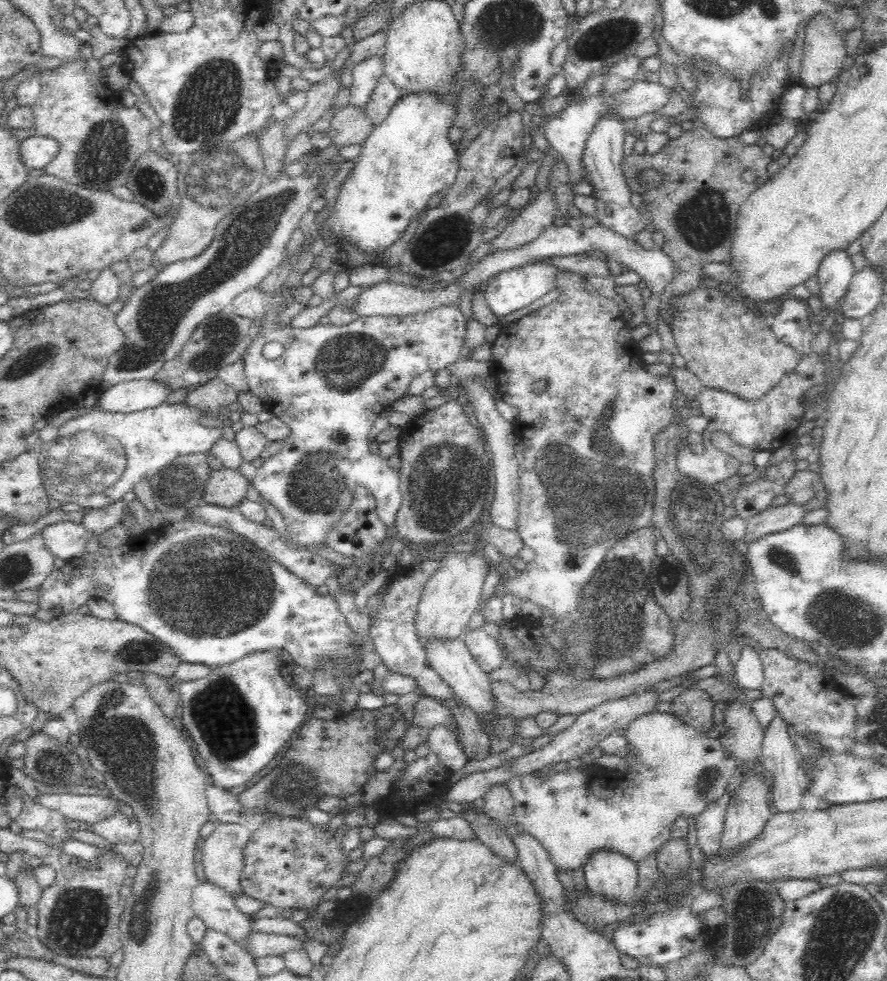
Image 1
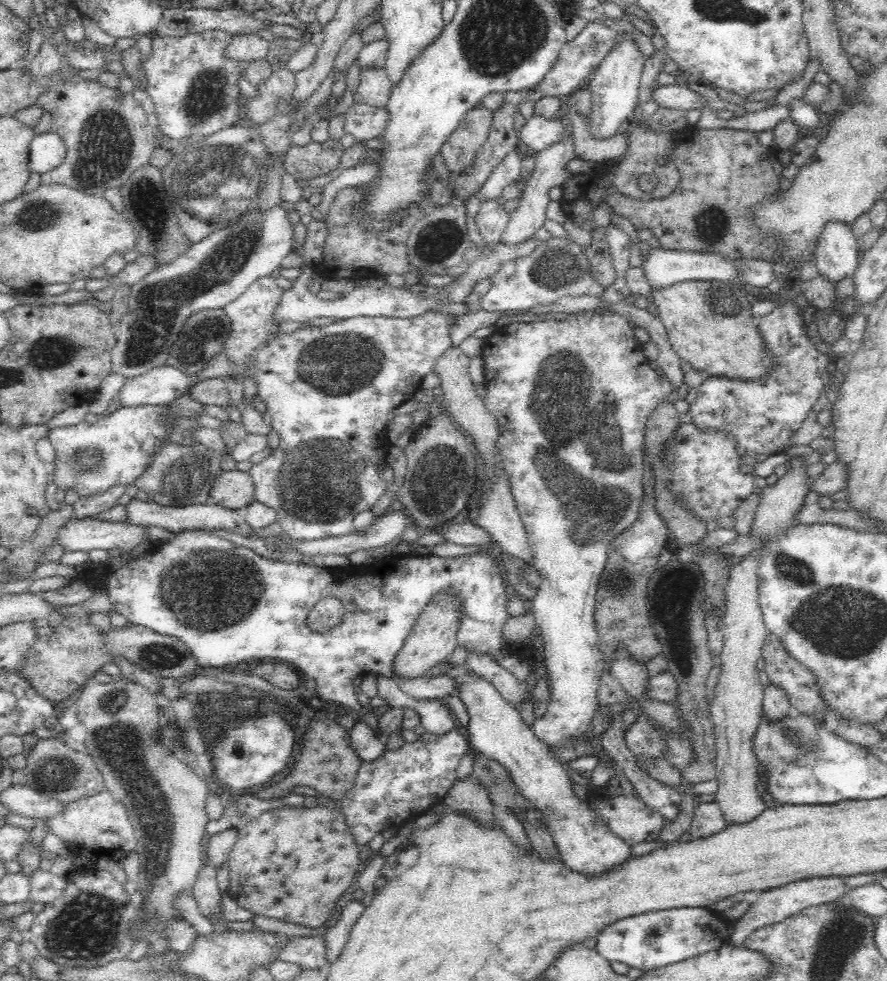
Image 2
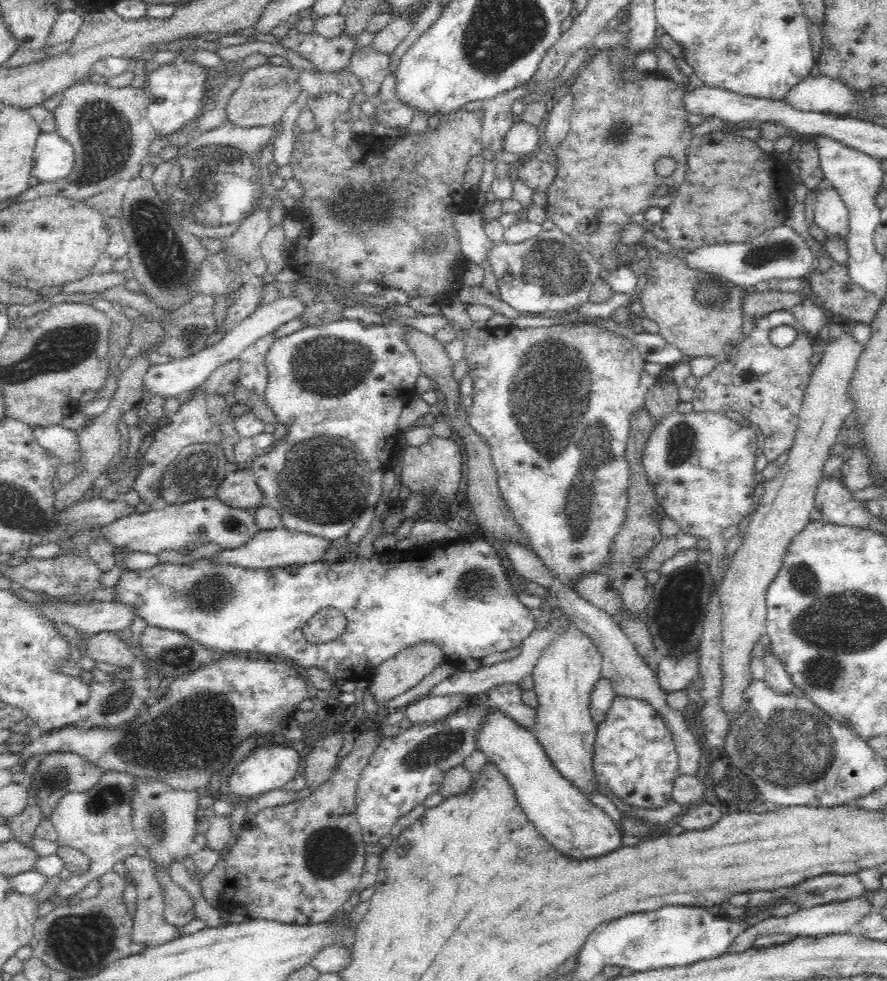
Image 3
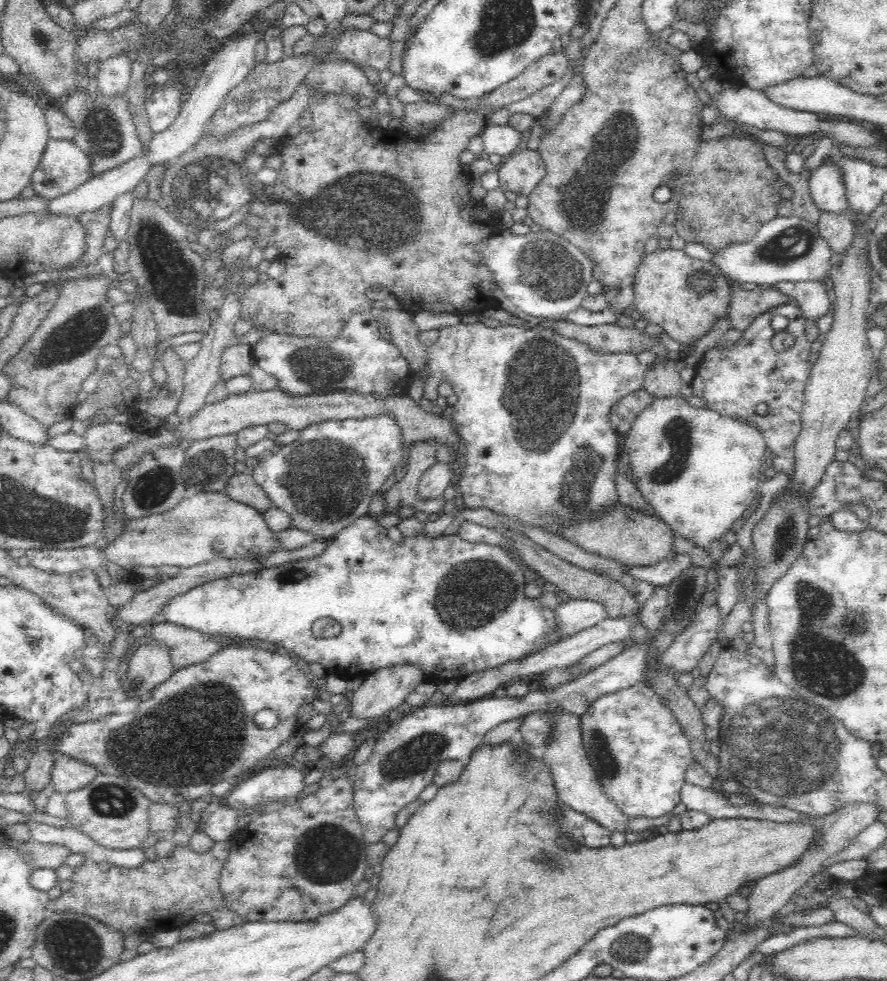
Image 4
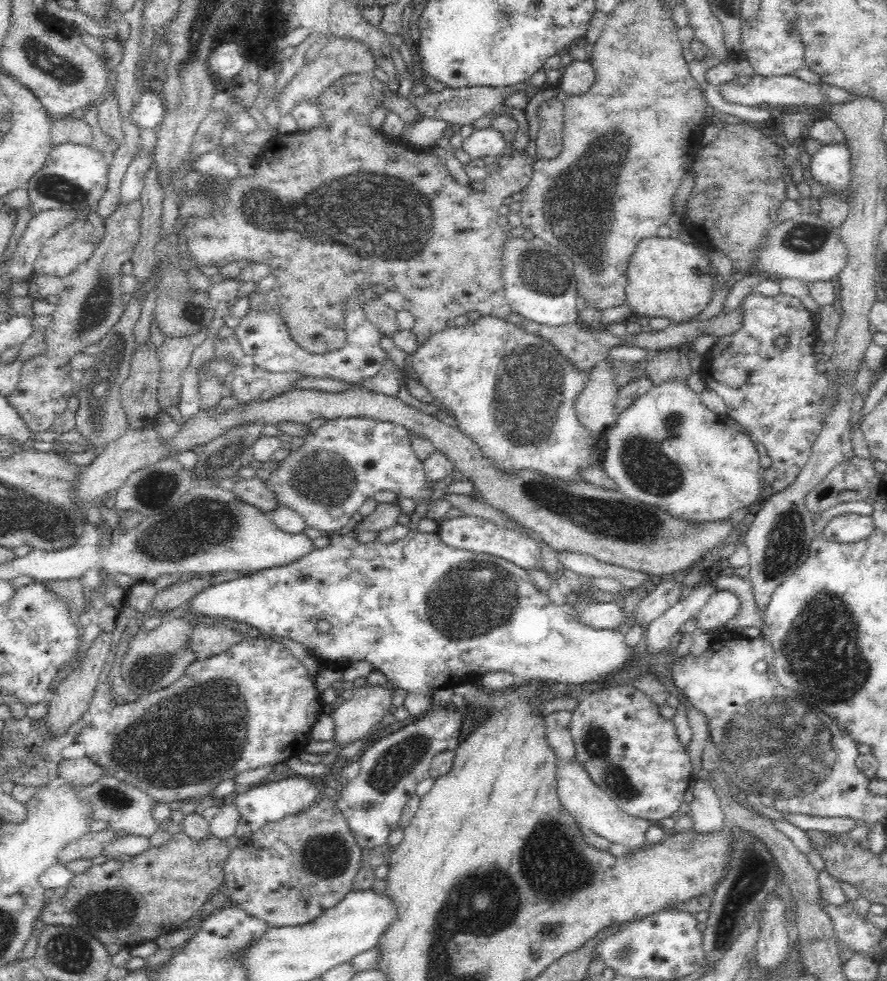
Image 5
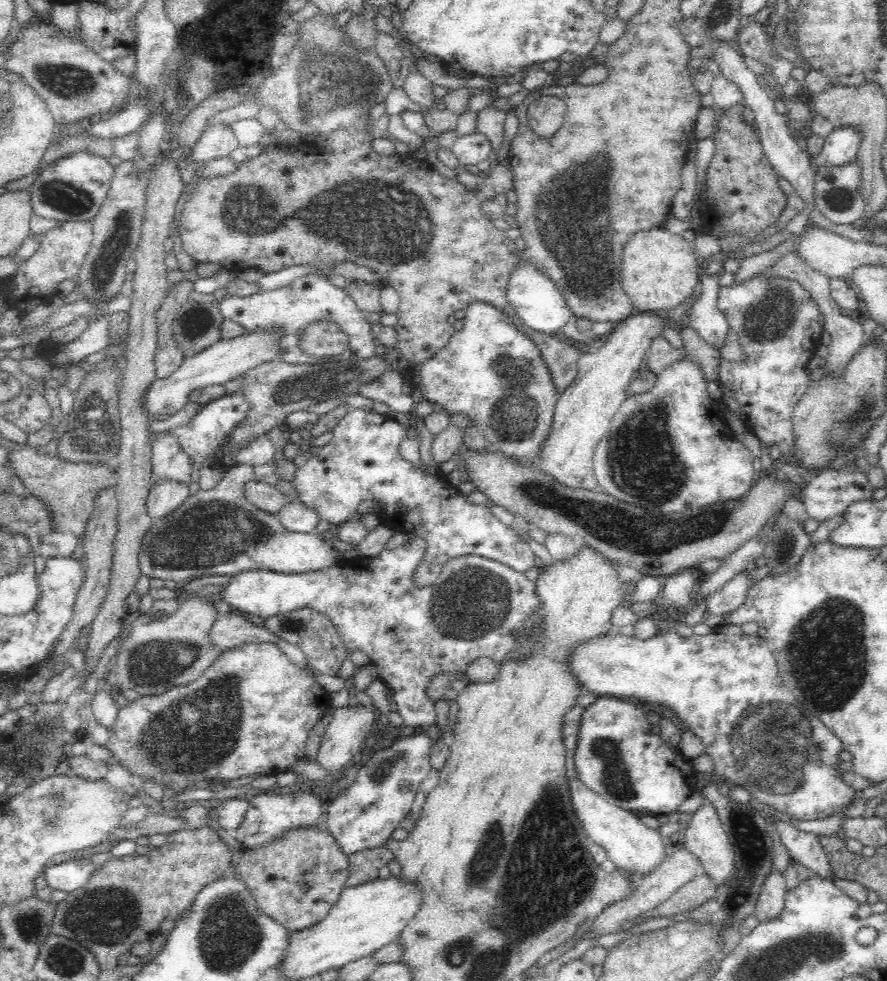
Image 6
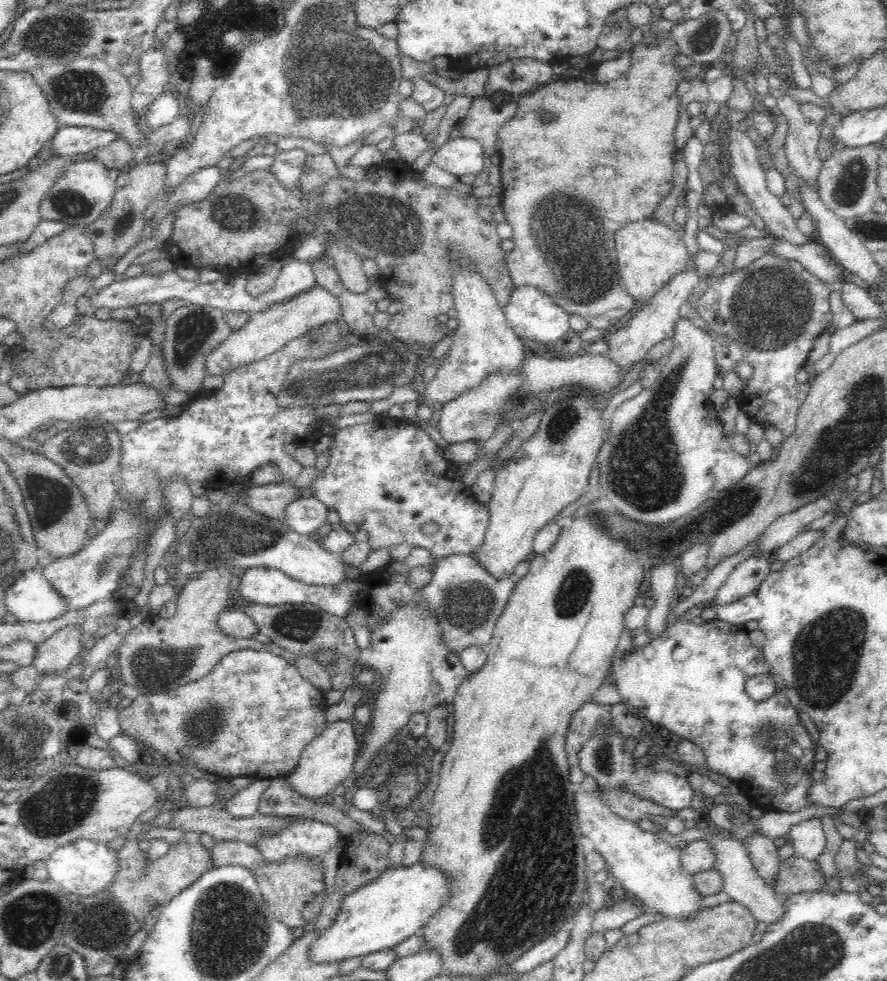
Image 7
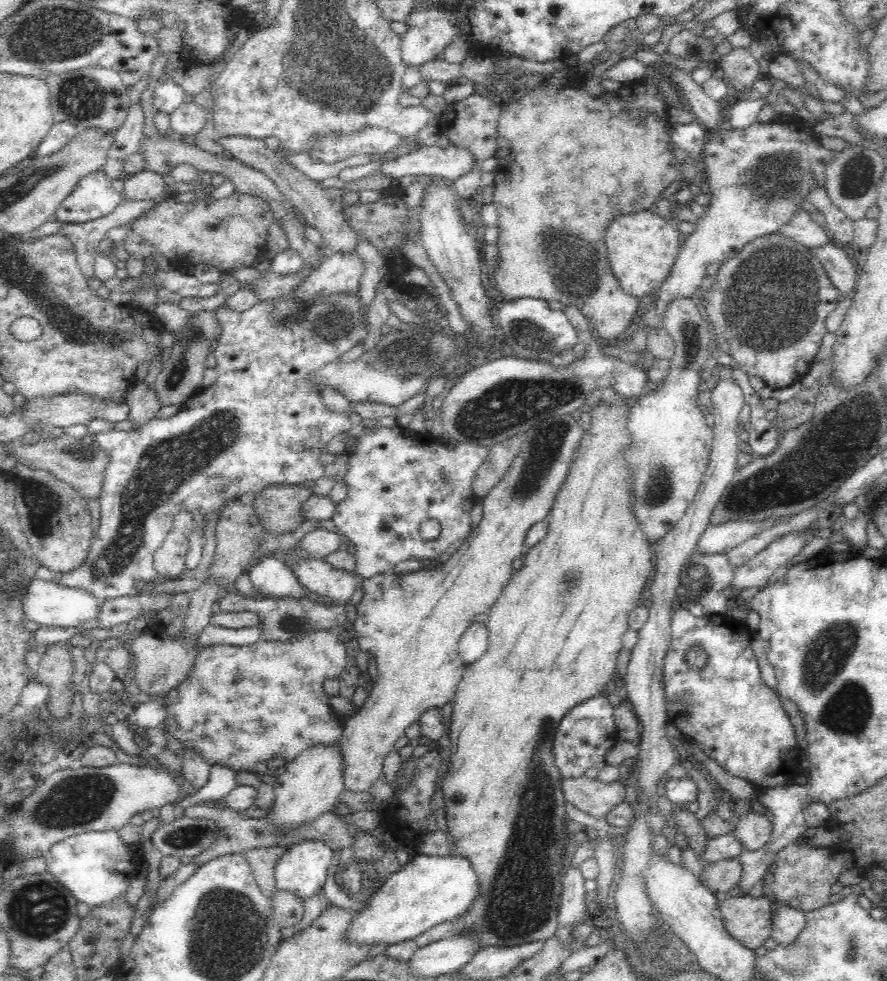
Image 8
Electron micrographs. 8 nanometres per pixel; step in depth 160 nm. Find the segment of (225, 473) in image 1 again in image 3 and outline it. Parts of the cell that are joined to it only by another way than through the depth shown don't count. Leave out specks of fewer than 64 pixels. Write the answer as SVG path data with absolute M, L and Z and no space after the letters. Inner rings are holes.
M250 468L230 469L217 488L217 497L224 504L251 511L262 506L265 500Z

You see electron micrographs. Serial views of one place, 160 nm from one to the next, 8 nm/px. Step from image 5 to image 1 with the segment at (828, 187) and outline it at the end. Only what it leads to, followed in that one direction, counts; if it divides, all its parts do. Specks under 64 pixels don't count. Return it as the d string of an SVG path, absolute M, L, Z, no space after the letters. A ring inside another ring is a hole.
M844 248L828 252L817 271L821 291L813 304L822 304L834 314L855 272L852 258Z

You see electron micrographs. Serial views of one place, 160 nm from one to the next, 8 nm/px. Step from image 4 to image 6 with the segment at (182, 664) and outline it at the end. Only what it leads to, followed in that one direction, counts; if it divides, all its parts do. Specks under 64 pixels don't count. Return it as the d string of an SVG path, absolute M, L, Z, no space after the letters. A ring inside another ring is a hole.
M235 610L219 614L217 622L212 626L210 639L220 651L228 651L244 644L275 643L281 640L265 627L260 628L249 622Z

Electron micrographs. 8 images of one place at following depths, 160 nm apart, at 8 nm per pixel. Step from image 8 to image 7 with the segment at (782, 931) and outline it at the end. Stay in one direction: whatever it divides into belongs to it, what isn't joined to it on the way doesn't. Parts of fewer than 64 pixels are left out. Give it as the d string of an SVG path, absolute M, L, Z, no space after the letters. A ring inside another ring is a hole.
M707 835L705 839L713 851L717 852L715 869L722 874L722 879L724 879L723 891L732 900L749 908L758 922L765 922L768 926L780 922L785 913L783 901L777 898L771 886L767 886L763 882L750 857L748 857L744 844L734 838L724 839L721 835Z

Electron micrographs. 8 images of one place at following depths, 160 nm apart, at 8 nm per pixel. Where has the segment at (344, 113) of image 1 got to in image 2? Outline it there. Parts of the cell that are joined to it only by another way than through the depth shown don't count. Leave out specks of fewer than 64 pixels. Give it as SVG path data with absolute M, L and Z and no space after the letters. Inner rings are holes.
M353 103L346 111L344 130L355 140L367 141L380 138L388 126L390 114L386 106Z

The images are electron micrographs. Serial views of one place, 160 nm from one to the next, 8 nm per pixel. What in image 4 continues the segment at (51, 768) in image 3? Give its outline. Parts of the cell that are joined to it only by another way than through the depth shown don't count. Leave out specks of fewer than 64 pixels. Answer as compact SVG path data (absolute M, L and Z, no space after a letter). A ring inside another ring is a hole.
M67 755L56 757L51 770L51 785L60 794L88 786L99 770Z

